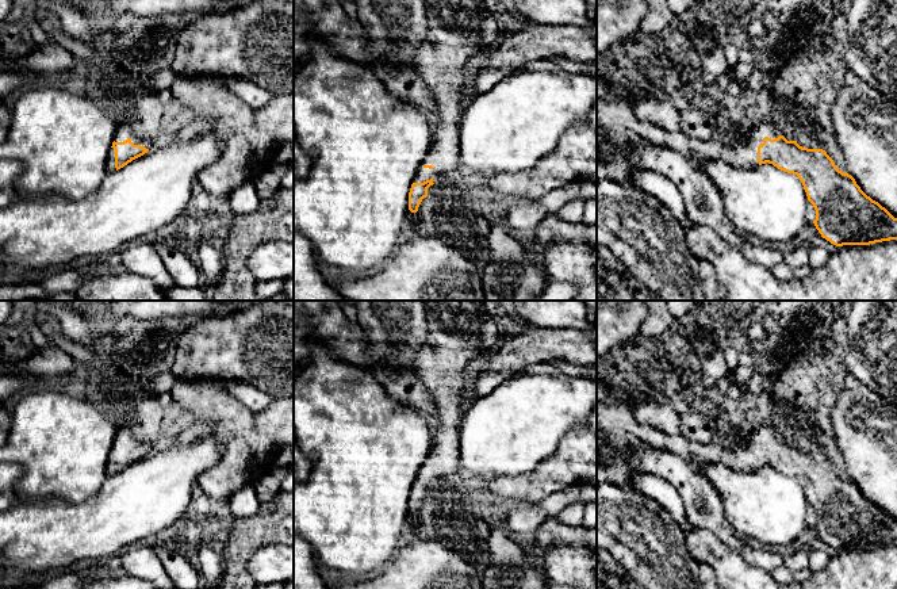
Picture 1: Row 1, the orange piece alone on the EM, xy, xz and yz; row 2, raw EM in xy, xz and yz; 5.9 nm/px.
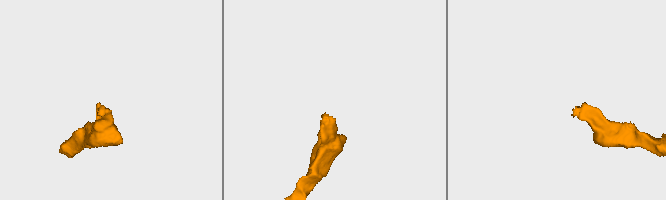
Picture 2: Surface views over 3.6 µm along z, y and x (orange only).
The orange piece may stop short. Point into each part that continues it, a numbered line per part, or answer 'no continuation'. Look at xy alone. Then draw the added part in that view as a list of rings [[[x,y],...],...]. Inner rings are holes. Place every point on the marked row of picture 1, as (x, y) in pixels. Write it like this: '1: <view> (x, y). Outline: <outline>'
1: xy (123, 132). Outline: [[[119,125],[118,129],[116,129],[114,141],[115,142],[123,142],[127,138],[130,138],[134,145],[141,145],[146,149],[153,148],[152,142],[147,138],[135,134],[130,125]]]

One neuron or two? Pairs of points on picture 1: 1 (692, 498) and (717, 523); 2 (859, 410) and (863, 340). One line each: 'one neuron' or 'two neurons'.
1: one neuron
2: two neurons

